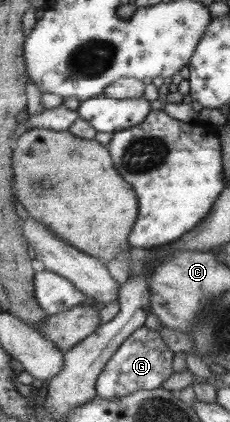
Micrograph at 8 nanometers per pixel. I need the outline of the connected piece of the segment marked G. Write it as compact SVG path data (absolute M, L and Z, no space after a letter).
M145 324L130 334L117 349L117 352L105 363L101 374L95 384L96 394L107 399L115 399L127 396L137 390L151 390L163 387L163 382L173 374L174 352L167 347L158 331L151 330Z

